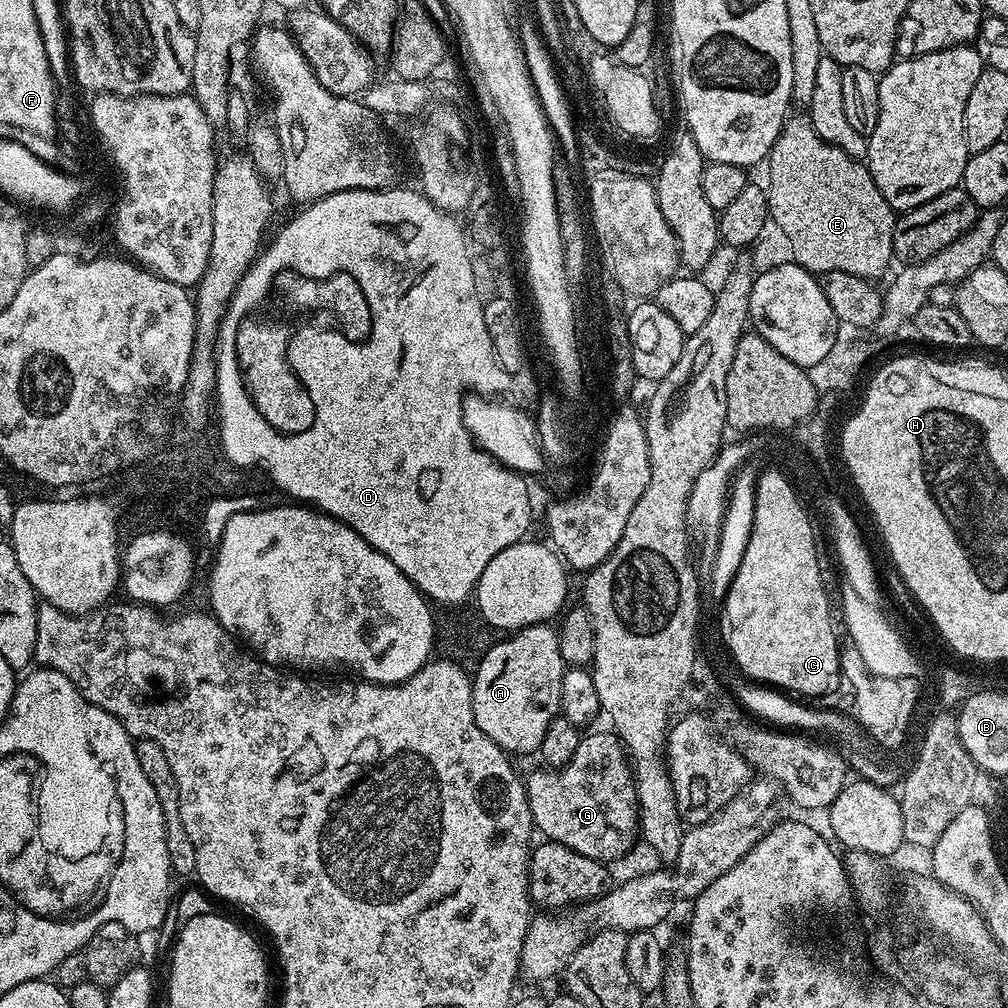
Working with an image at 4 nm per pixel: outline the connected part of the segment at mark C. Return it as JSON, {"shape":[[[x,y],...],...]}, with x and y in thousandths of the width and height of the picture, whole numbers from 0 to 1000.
{"shape":[[[755,471],[752,478],[754,481],[750,484],[750,494],[748,493],[746,500],[746,529],[743,530],[738,552],[720,592],[726,610],[726,620],[722,622],[720,630],[722,643],[730,654],[729,662],[740,665],[747,676],[757,677],[795,691],[817,690],[835,675],[835,643],[833,639],[829,640],[830,624],[823,613],[822,588],[817,587],[818,572],[813,565],[808,521],[802,517],[804,508],[801,503],[790,504],[790,496],[786,496],[786,488],[782,488],[782,480],[778,480],[774,472]]]}

